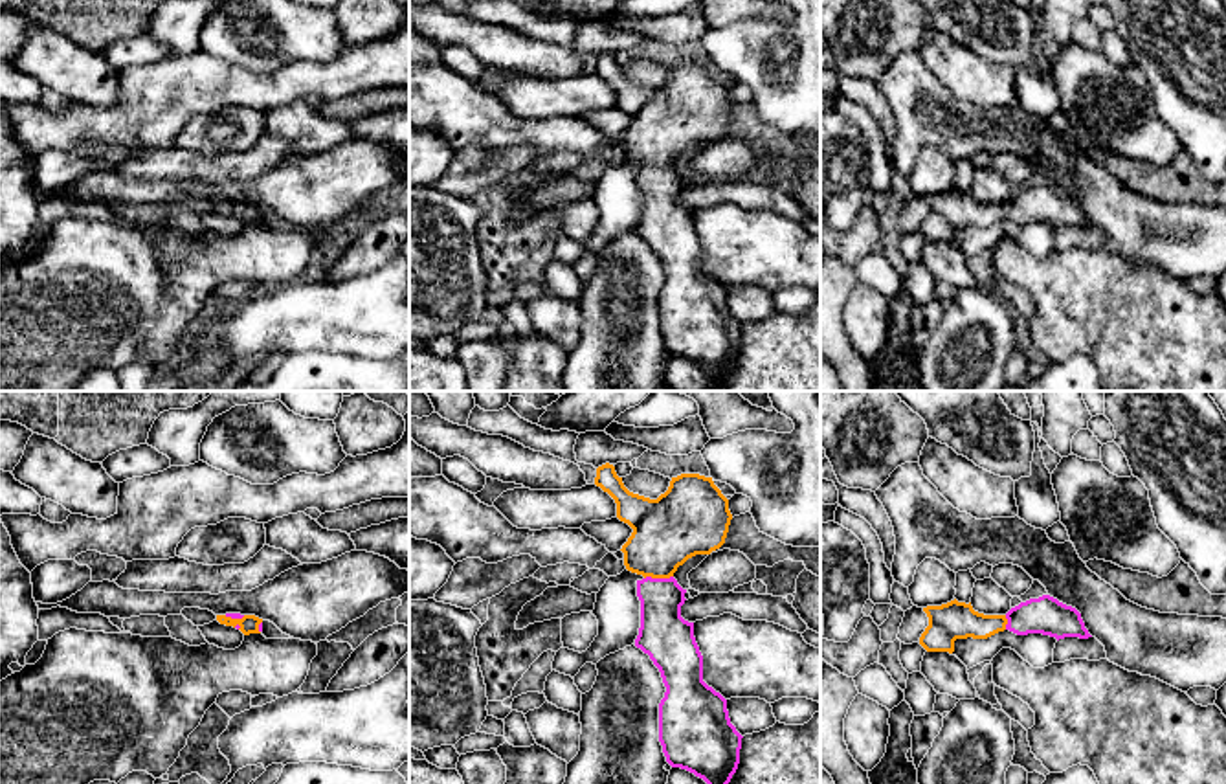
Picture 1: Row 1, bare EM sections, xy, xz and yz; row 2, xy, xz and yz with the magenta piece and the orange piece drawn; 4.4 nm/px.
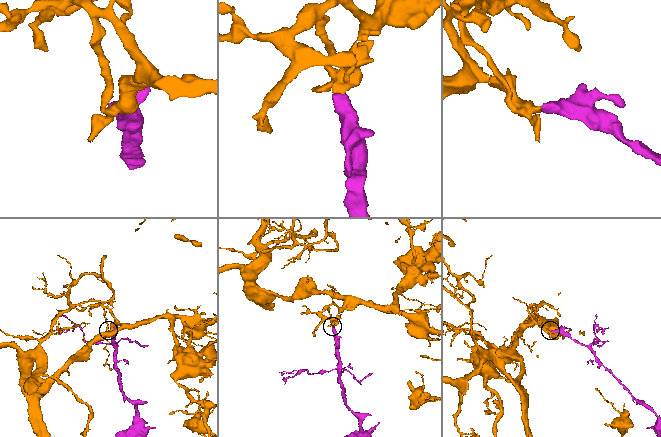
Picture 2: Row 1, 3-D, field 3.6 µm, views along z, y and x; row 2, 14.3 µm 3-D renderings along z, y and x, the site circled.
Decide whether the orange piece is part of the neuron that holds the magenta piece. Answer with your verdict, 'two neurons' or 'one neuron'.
one neuron

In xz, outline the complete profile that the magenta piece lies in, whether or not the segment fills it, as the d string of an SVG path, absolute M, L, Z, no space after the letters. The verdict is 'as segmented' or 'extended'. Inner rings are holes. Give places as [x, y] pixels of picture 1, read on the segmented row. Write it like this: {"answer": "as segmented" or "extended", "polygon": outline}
{"answer": "extended", "polygon": "M606 463L596 468L595 485L617 503L617 518L633 532L622 545L628 571L642 575L637 580L641 600L641 628L635 646L650 655L666 687L659 703L659 742L666 762L681 767L707 784L729 784L740 764L741 734L730 723L727 700L703 681L703 655L694 637L694 622L681 617L685 593L674 573L696 554L710 554L725 543L732 514L729 499L712 477L681 474L657 499L630 492L615 466Z"}

